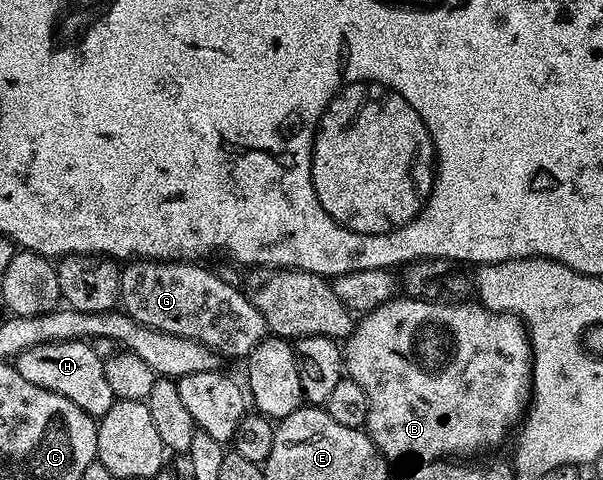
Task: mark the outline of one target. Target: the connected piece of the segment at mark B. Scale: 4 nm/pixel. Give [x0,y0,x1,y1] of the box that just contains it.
[342,295,532,463]

